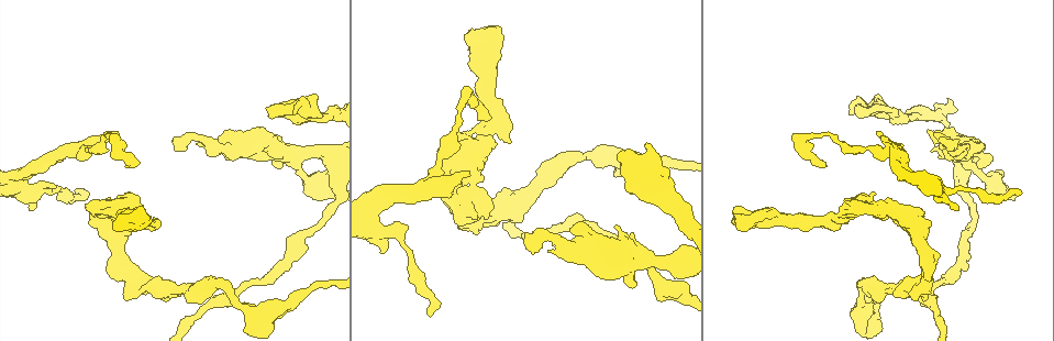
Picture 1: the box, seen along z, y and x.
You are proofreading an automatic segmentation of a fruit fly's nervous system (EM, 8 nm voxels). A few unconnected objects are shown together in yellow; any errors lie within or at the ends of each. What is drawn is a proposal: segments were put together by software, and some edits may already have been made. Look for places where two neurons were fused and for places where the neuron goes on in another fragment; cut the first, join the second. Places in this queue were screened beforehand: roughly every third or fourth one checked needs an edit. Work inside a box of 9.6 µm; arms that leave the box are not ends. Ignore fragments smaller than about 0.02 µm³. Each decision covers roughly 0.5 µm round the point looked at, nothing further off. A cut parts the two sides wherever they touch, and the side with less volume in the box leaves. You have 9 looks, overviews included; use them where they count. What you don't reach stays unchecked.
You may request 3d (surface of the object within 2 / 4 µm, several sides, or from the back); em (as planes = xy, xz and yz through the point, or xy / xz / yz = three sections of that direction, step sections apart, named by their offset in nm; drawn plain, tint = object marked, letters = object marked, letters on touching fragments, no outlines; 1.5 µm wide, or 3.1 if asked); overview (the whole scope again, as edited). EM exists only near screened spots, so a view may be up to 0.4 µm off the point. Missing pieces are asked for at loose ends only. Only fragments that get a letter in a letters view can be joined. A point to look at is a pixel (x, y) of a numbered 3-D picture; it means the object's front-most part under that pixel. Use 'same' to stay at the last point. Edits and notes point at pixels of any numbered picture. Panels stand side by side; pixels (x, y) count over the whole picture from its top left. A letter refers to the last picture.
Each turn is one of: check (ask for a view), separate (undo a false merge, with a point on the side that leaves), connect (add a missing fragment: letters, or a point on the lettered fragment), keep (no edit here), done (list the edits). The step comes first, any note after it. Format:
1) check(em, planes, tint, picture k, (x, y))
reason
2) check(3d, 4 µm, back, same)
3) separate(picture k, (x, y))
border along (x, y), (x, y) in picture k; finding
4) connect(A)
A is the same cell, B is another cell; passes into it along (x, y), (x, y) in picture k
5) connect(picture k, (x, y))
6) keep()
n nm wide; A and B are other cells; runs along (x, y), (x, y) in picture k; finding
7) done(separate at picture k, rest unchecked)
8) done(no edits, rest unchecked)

check(em, planes, tint, picture 1, (647, 144))
free end

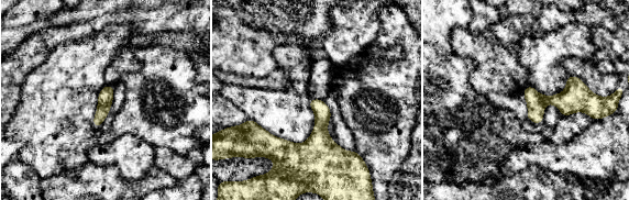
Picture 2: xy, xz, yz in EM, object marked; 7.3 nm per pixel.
check(em, planes, letters, same)
see the neighbours

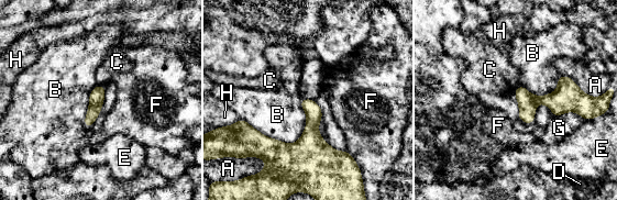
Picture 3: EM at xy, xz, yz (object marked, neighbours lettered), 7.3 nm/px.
keep()
A, B, C, D, E, F, G and H are other cells; runs along (102, 88), (97, 93), (88, 125) in picture 3; no lettered fragment goes on from it

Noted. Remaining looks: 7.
check(3d, 2 µm, picture 1, (940, 135))
thin neck

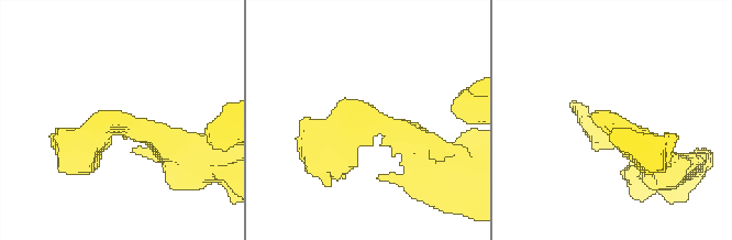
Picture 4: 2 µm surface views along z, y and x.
check(em, planes, tint, picture 4, (380, 130))
need the tissue

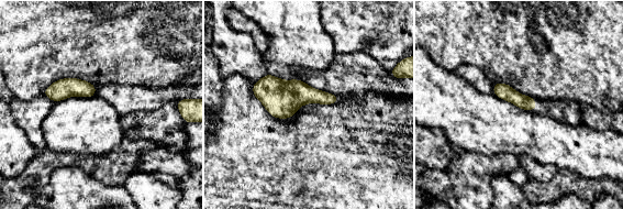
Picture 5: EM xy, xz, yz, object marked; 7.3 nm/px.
check(em, planes, letters, same)

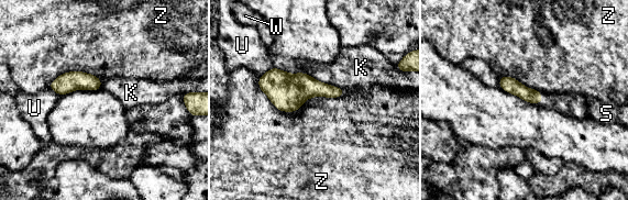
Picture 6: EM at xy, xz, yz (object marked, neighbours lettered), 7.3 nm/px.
keep()
110 nm wide; K, S, U, W and Z are other cells; all the same neuron

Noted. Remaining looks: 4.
check(em, planes, letters, picture 1, (77, 150))
arms part here

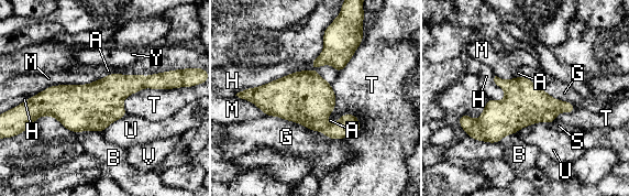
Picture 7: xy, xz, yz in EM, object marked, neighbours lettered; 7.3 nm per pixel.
keep()
A, B, G, H, M, S, T, U, V and Y are other cells; border along (550, 122), (533, 122), (515, 133) in picture 7; all the same neuron

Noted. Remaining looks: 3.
check(em, planes, tint, picture 1, (490, 119))
end of a long branch

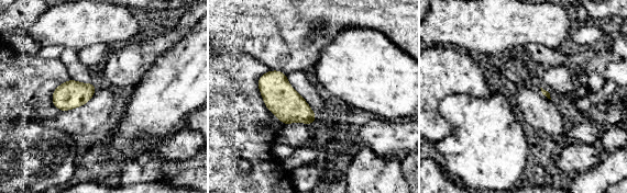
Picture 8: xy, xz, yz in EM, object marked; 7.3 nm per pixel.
check(em, planes, letters, same)
what lies round it

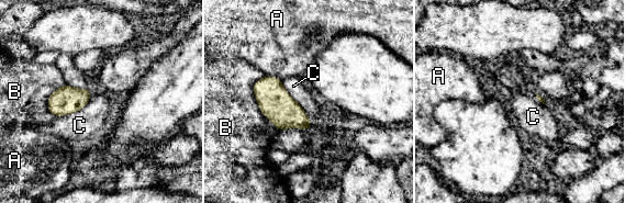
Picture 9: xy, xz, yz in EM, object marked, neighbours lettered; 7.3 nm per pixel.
keep()
B touches over 420 nm; A, B and C are other cells; border along (92, 89), (82, 108), (56, 117) in picture 9; none of them fits

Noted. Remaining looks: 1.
done(no edits, rest unchecked)

